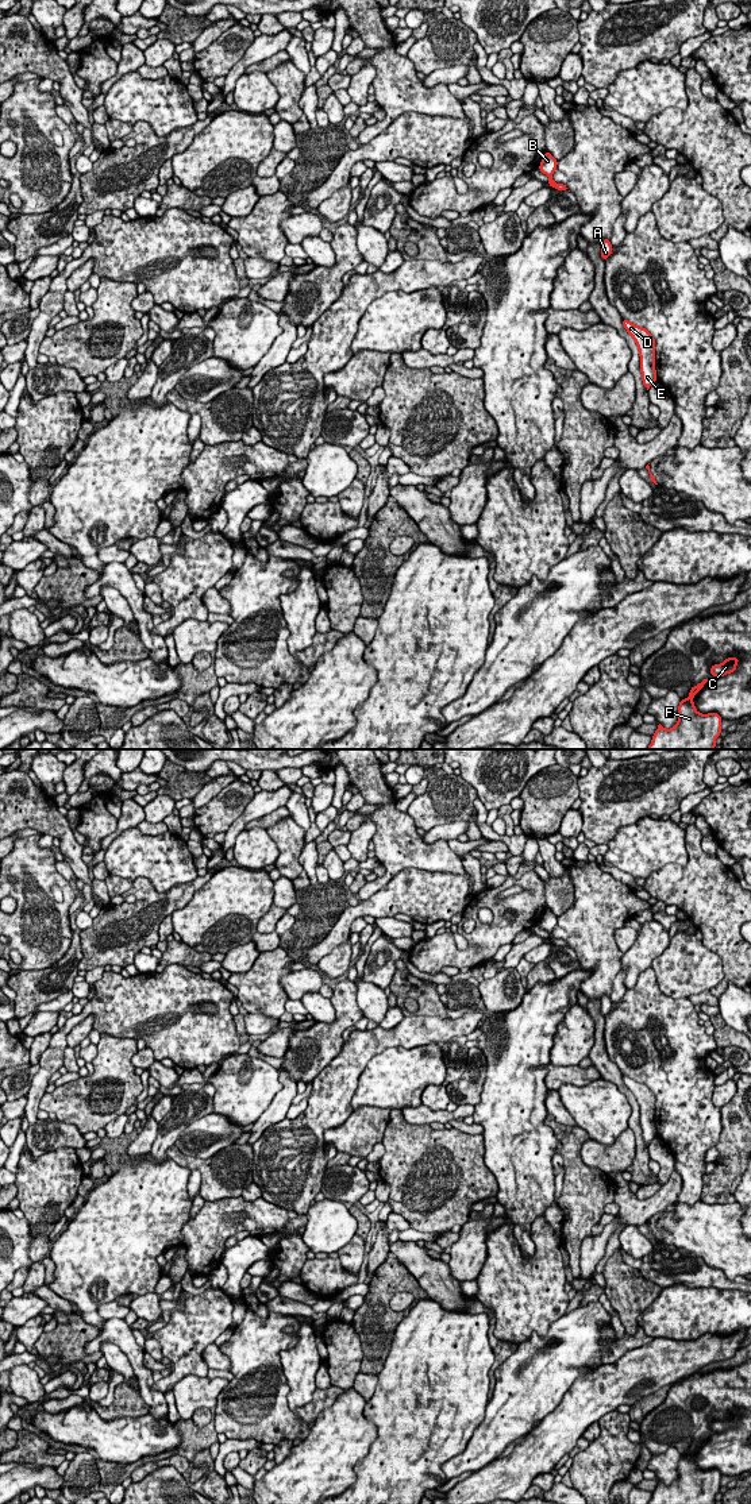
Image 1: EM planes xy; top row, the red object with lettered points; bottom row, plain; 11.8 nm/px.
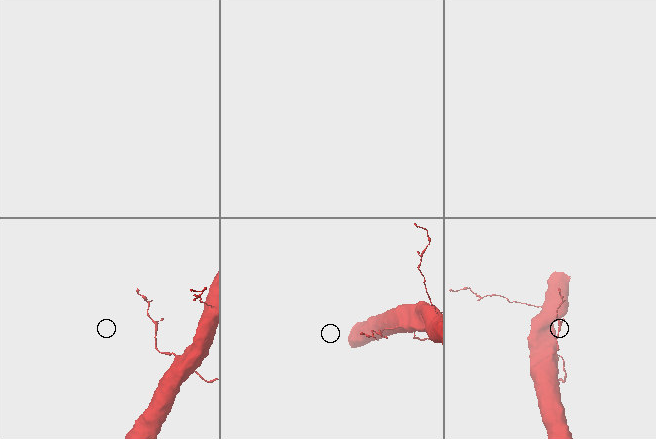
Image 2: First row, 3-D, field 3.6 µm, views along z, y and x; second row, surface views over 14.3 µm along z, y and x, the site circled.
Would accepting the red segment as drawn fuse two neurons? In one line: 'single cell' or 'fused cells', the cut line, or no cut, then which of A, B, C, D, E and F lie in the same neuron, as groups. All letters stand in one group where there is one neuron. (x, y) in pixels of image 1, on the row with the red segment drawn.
single cell; no cut; A B C D E F

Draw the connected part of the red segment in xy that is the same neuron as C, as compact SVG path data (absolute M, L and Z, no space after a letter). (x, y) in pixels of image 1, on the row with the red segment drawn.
M727 657L721 664L713 664L710 668L712 676L724 676L729 672L736 671L736 664L739 663L739 657Z

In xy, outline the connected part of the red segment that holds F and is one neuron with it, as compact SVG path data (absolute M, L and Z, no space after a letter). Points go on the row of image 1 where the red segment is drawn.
M708 679L693 686L689 697L681 699L678 722L671 729L661 724L647 749L715 749L715 740L721 733L721 717L717 713L701 714L696 710L693 697L704 687Z

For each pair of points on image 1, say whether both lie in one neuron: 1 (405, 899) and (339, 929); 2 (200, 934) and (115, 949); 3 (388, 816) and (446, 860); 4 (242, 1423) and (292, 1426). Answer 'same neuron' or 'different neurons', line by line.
1: same neuron
2: different neurons
3: same neuron
4: same neuron

